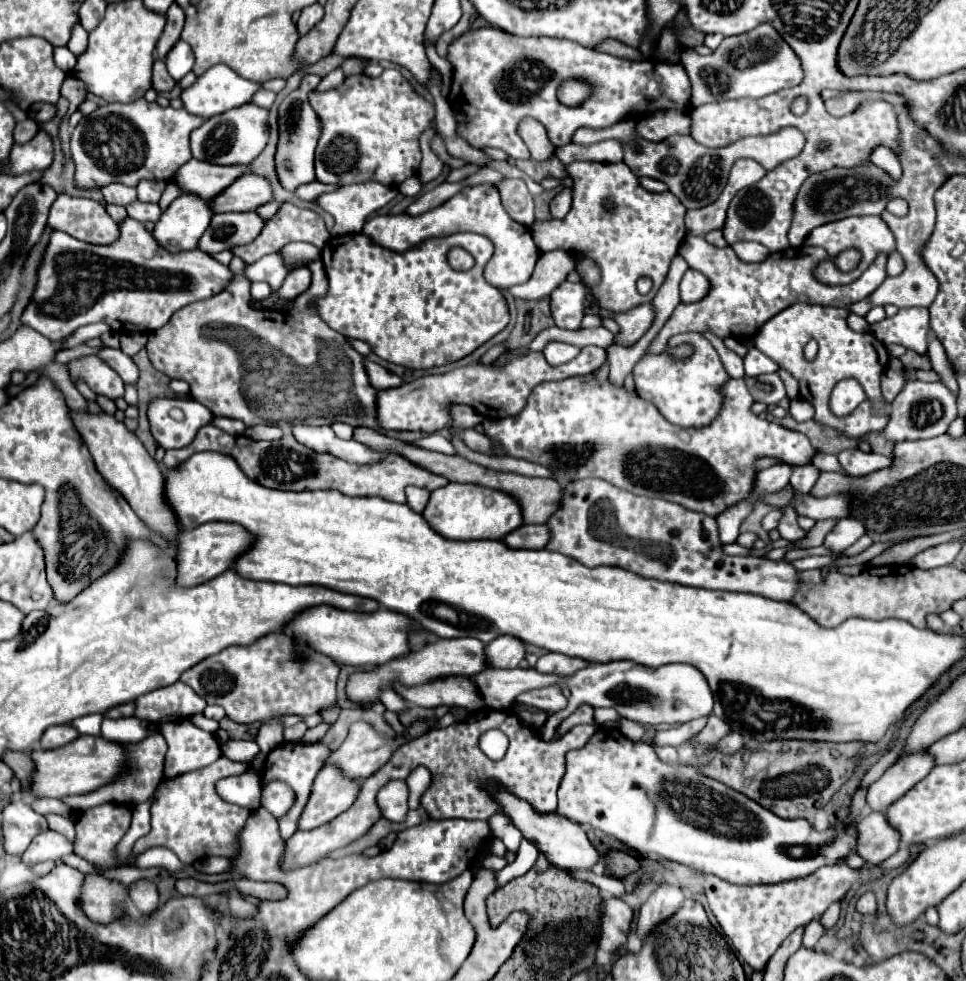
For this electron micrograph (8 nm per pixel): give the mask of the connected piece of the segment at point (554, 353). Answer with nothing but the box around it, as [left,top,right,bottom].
[543,340,579,366]

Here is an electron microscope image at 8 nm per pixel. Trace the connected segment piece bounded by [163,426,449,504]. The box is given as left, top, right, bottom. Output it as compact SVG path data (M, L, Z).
M203 426L197 432L197 438L189 446L185 446L181 450L167 450L163 464L167 468L173 468L173 466L181 464L183 460L187 460L191 454L203 452L203 450L217 450L217 452L231 454L249 478L255 478L259 484L269 486L269 488L277 488L277 490L301 492L301 490L335 488L335 490L349 494L349 496L379 496L379 498L385 498L389 502L403 504L407 486L419 486L419 488L433 492L435 488L449 484L447 478L431 474L429 470L409 462L407 458L403 458L399 454L393 454L393 456L389 456L389 458L385 458L377 464L371 464L371 466L355 466L355 464L349 464L349 462L345 462L345 460L341 460L333 454L311 450L309 446L297 442L291 432L283 434L283 438L279 438L279 440L255 442L255 440L245 438L245 436L231 436L227 432L221 432L215 426Z

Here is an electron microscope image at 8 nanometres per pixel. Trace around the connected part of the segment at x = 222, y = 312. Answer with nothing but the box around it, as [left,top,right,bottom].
[147,256,365,430]

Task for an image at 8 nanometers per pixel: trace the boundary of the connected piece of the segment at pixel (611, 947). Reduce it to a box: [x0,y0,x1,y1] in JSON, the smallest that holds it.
[599,896,633,952]

